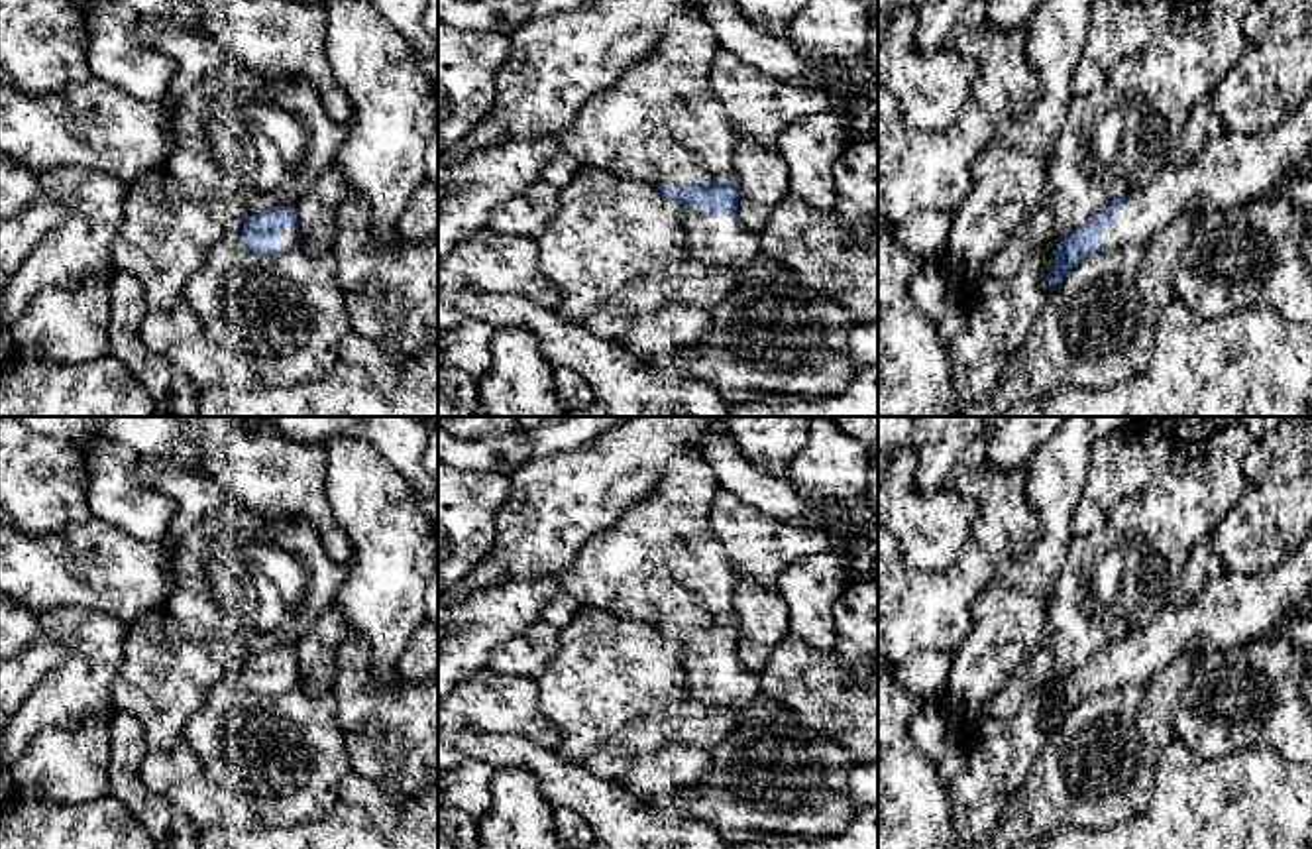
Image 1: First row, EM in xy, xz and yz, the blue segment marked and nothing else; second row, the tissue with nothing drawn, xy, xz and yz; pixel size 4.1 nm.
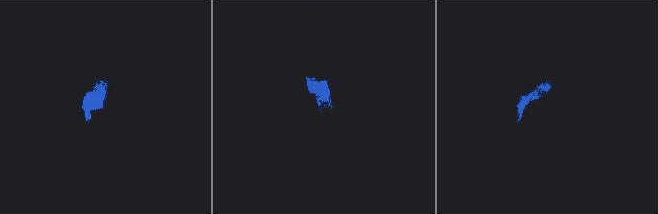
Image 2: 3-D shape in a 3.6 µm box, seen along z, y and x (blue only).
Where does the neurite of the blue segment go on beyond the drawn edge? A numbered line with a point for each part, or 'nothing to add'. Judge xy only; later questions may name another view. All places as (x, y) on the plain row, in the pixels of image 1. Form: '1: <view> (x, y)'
1: xy (289, 679)

